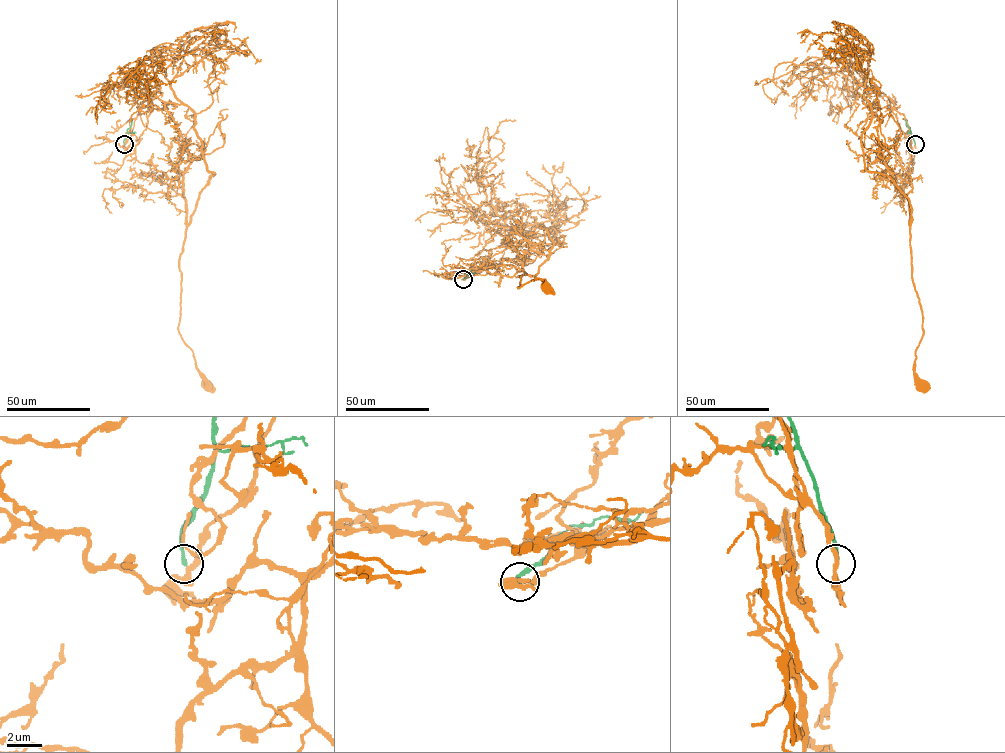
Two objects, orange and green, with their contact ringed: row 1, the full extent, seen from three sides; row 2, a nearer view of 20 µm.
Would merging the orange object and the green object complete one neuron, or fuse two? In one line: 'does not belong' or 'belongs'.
does not belong

